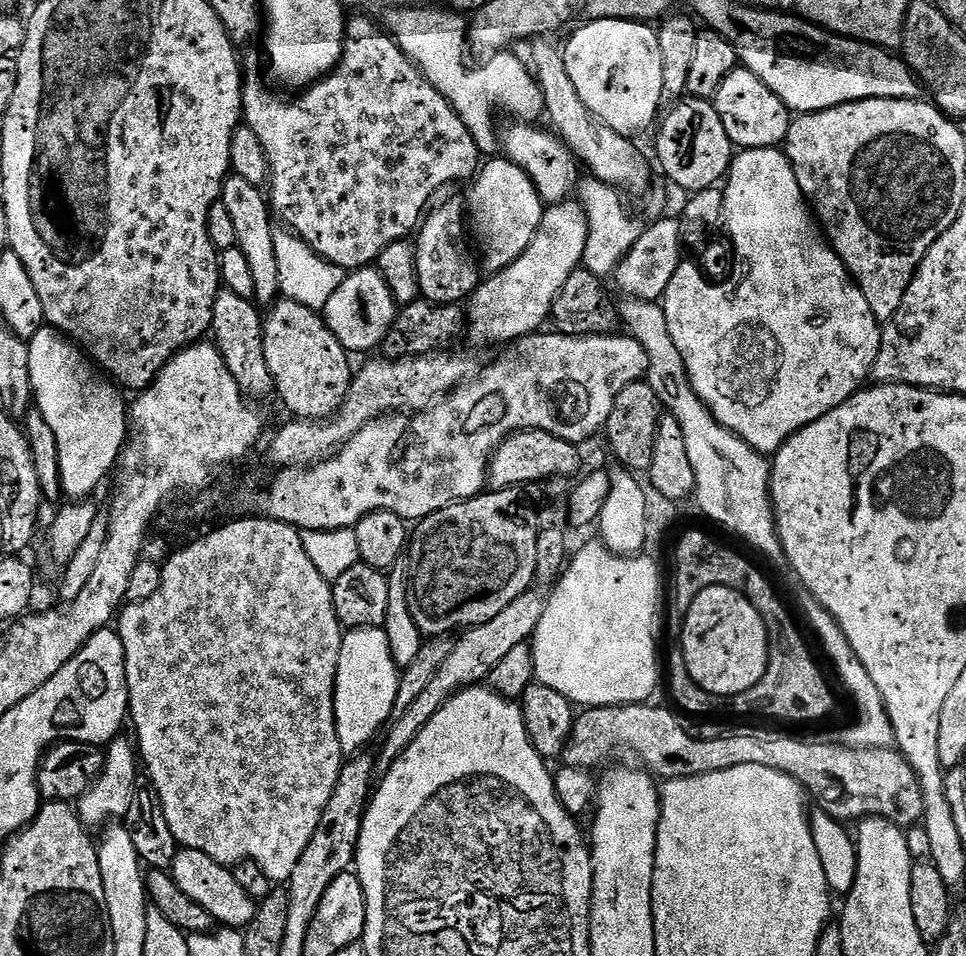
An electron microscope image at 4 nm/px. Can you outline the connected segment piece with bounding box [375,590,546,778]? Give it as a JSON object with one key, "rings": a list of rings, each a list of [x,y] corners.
{"rings":[[[536,590],[524,592],[518,598],[514,598],[514,602],[510,602],[510,606],[502,610],[502,614],[490,618],[490,622],[467,629],[459,637],[461,640],[457,639],[453,643],[446,662],[442,662],[438,674],[434,674],[434,679],[424,687],[422,695],[387,725],[386,735],[383,737],[384,745],[381,746],[380,752],[375,753],[377,777],[382,778],[388,773],[390,766],[394,766],[394,762],[404,753],[406,746],[410,746],[410,742],[418,738],[422,726],[426,726],[426,722],[430,722],[430,718],[434,718],[434,714],[438,714],[438,710],[442,710],[442,706],[446,706],[446,702],[452,696],[466,688],[483,685],[494,666],[498,666],[498,662],[502,662],[502,658],[506,658],[506,654],[514,650],[514,646],[522,646],[531,641],[538,622],[542,622],[545,603],[545,597],[540,597]]]}

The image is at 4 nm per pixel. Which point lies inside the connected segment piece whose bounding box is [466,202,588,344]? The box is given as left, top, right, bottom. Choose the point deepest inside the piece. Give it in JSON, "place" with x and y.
{"place":[514,303]}

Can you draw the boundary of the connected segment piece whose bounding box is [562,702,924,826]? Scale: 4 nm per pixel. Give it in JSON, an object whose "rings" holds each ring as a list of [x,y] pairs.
{"rings":[[[645,702],[584,708],[564,741],[563,767],[596,770],[607,756],[625,752],[637,760],[633,761],[643,771],[667,782],[714,774],[718,770],[734,770],[734,766],[770,766],[770,770],[784,772],[798,781],[805,793],[813,795],[820,803],[817,805],[835,820],[859,822],[877,816],[901,826],[916,826],[923,821],[920,783],[910,762],[906,762],[895,747],[849,748],[840,742],[811,744],[780,732],[736,732],[733,736],[703,740],[700,736],[691,736],[680,725],[681,717],[671,707],[655,708],[654,705]]]}

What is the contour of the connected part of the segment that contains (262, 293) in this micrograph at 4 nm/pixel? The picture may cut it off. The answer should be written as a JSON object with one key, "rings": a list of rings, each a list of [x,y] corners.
{"rings":[[[229,175],[222,186],[219,203],[226,206],[230,219],[234,222],[236,247],[246,254],[251,277],[254,278],[255,303],[260,306],[271,306],[281,299],[280,279],[278,278],[278,254],[274,254],[274,217],[268,197],[261,185],[246,182],[246,178]]]}

